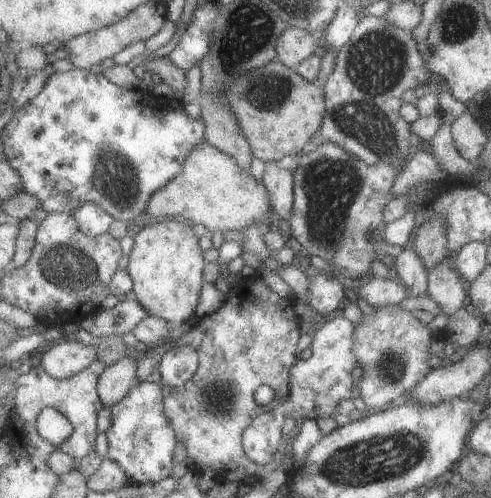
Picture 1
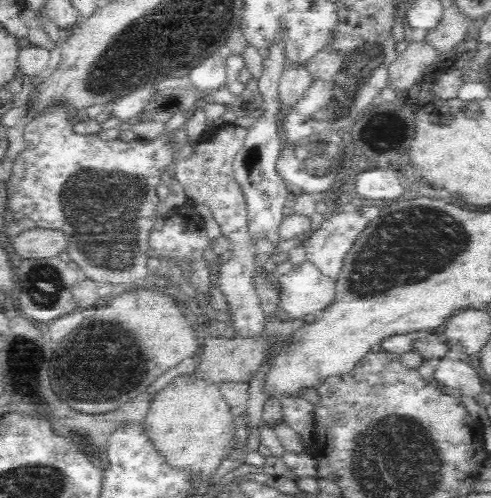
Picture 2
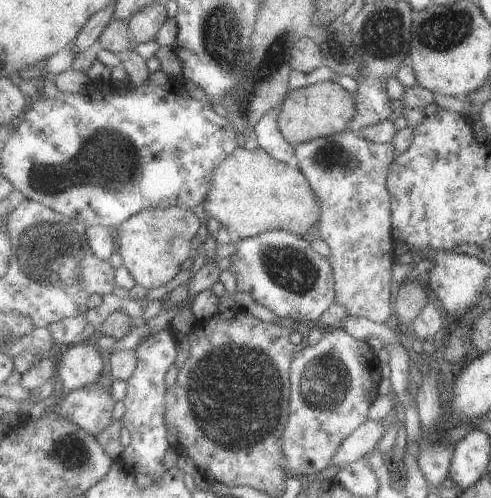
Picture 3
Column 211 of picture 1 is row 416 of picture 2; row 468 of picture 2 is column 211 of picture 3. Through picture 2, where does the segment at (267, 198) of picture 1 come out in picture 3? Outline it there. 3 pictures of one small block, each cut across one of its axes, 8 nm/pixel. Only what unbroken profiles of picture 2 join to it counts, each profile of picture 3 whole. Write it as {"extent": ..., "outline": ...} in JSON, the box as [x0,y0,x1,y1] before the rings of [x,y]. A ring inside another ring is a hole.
{"extent":[201,146,321,238],"outline":[[[239,146],[213,176],[213,188],[201,210],[215,218],[223,228],[233,230],[239,238],[259,236],[263,232],[287,230],[291,234],[307,234],[317,222],[321,222],[319,194],[311,186],[307,174],[295,162],[281,162],[267,150],[247,150]]]}

